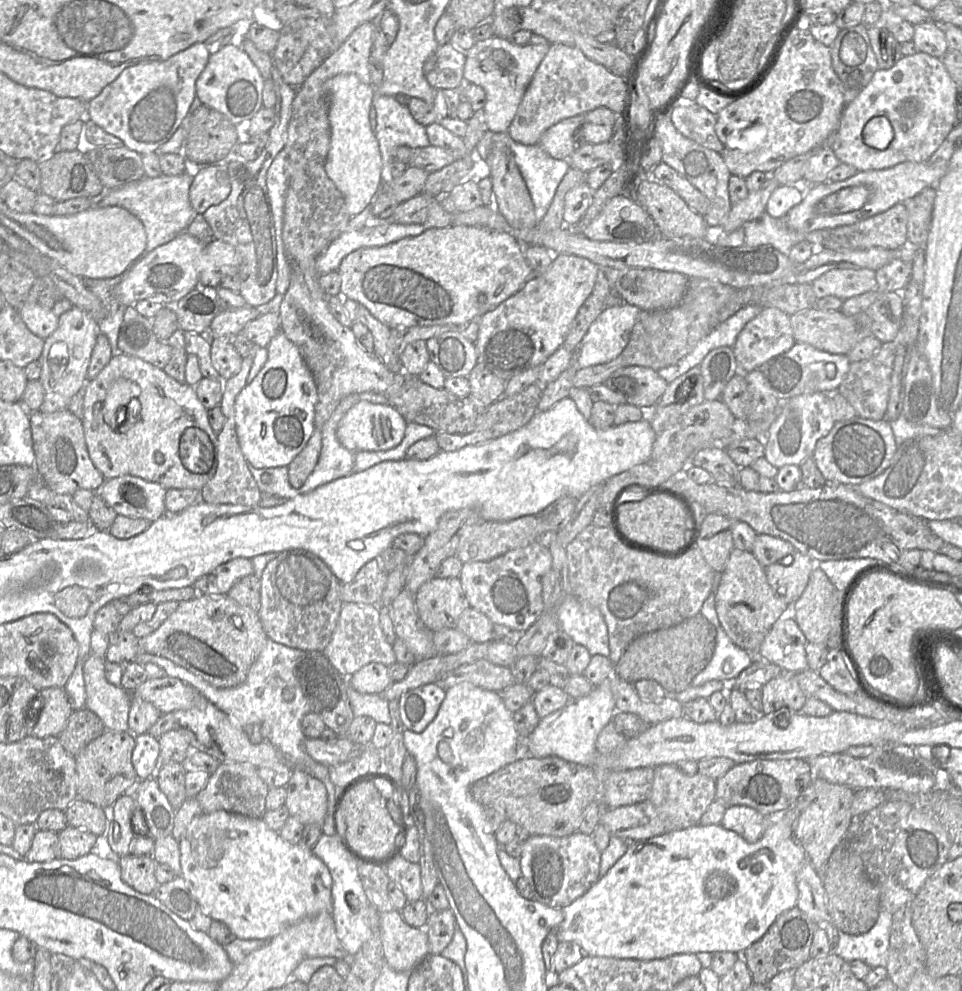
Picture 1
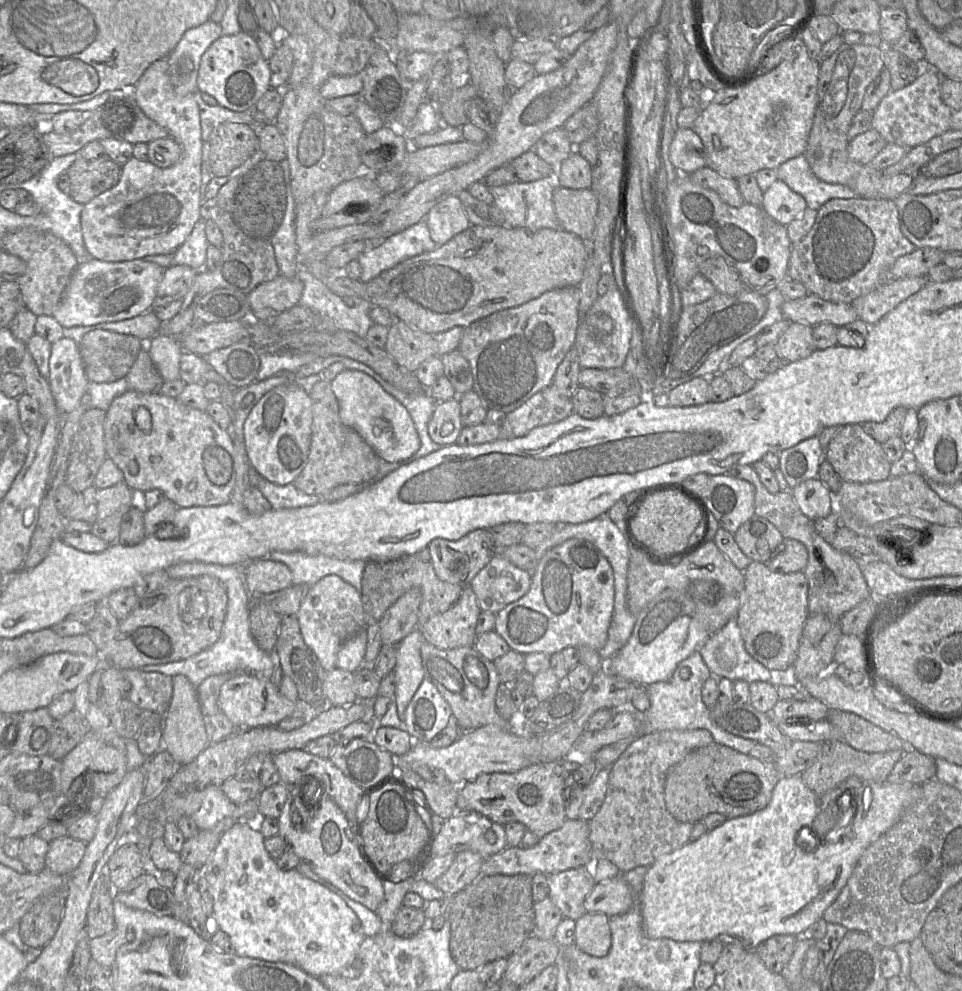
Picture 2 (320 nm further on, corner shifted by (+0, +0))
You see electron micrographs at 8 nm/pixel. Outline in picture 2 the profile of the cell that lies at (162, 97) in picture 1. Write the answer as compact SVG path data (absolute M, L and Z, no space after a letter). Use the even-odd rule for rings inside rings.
M211 19L183 34L167 56L168 74L176 94L185 96L198 92L197 77L201 57L221 35L220 24Z

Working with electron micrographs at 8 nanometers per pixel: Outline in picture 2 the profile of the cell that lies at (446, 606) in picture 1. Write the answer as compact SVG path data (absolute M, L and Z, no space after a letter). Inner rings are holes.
M465 586L452 607L432 616L416 629L428 643L440 649L474 646L477 638L475 629L481 612L476 594Z

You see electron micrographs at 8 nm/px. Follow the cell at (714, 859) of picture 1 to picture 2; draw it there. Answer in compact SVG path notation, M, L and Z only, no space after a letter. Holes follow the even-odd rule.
M800 775L780 777L772 791L771 800L764 809L750 815L727 819L721 826L706 832L695 841L688 841L680 848L660 856L649 866L644 877L643 888L638 896L644 934L650 939L668 938L678 942L715 940L723 945L738 945L745 951L753 951L761 942L774 935L802 936L836 900L865 849L895 825L903 813L921 796L920 784L894 784L887 781L874 783L857 777L850 777L835 788L818 795L806 786Z

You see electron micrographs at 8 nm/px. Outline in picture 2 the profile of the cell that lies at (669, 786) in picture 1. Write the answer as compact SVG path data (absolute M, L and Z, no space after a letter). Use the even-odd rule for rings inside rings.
M705 729L660 730L637 737L611 765L608 787L603 804L597 814L588 821L590 842L594 860L606 859L615 864L621 873L636 867L651 866L660 856L668 854L690 841L694 824L680 822L667 811L664 801L664 785L669 769L679 763L691 751L708 746L712 735Z

